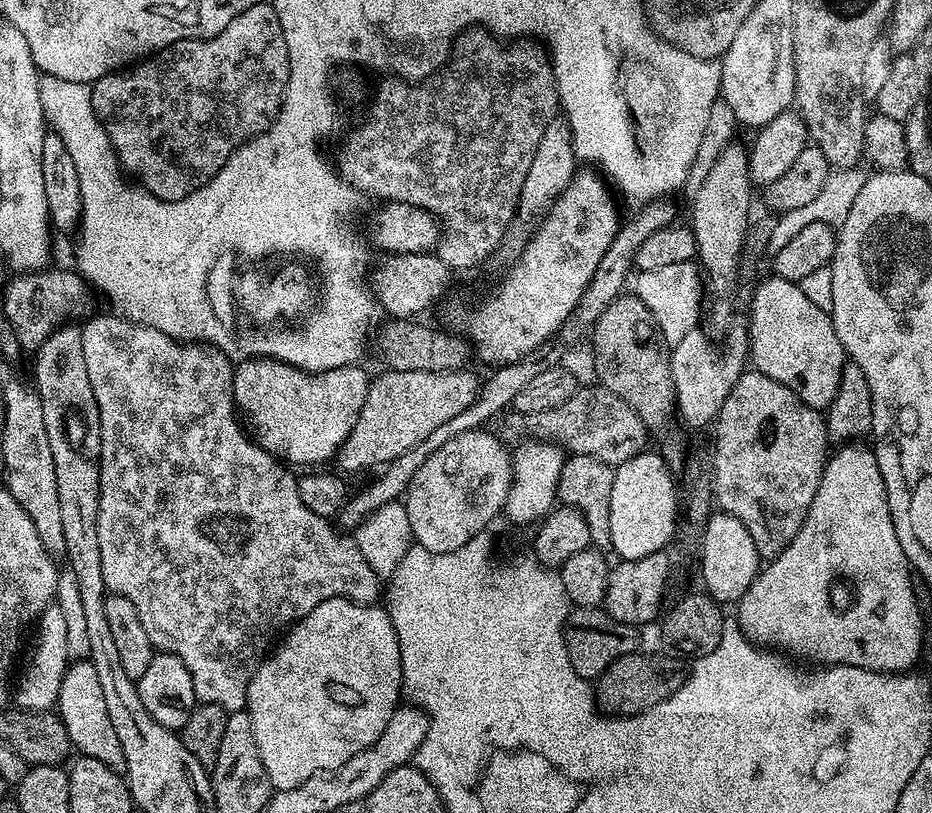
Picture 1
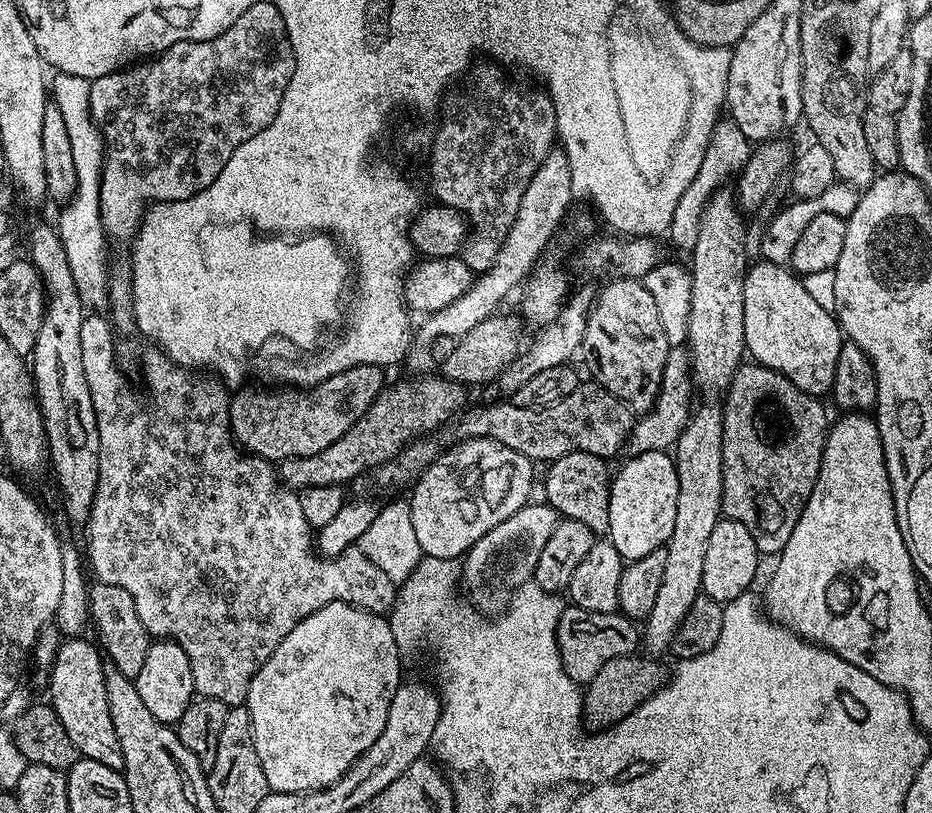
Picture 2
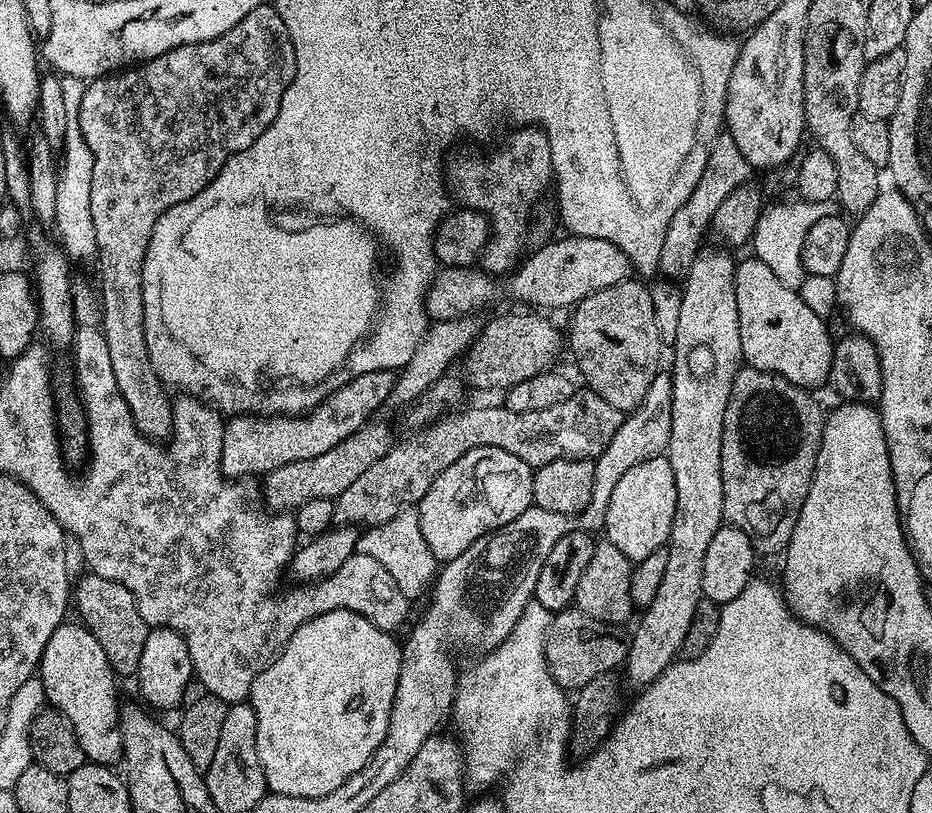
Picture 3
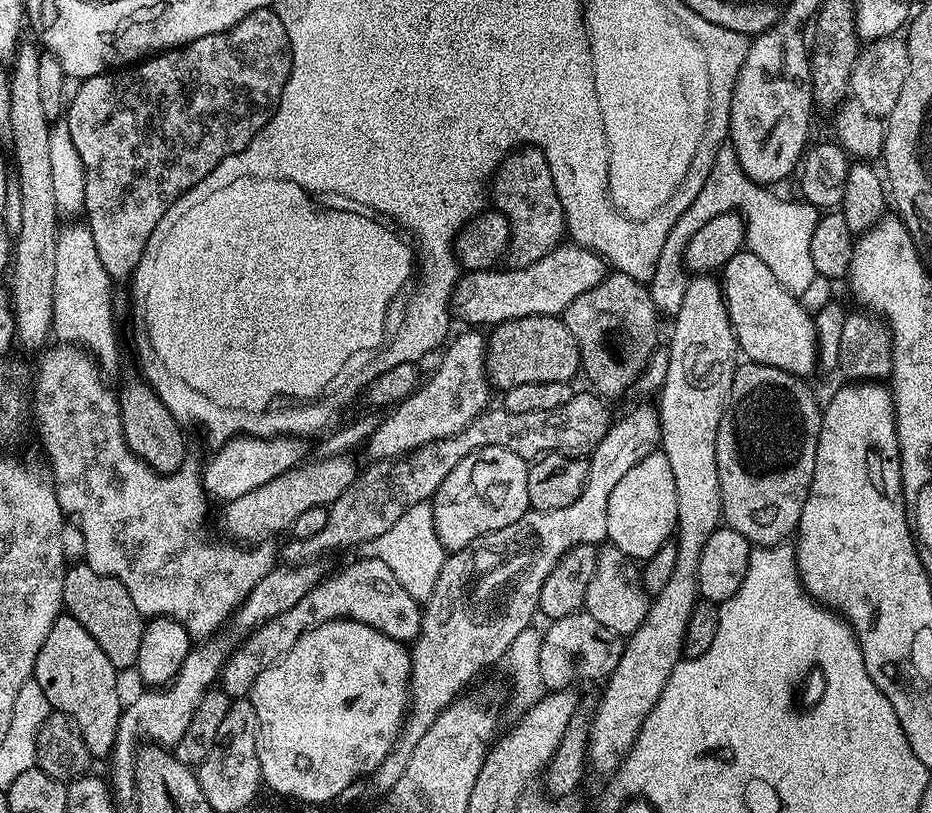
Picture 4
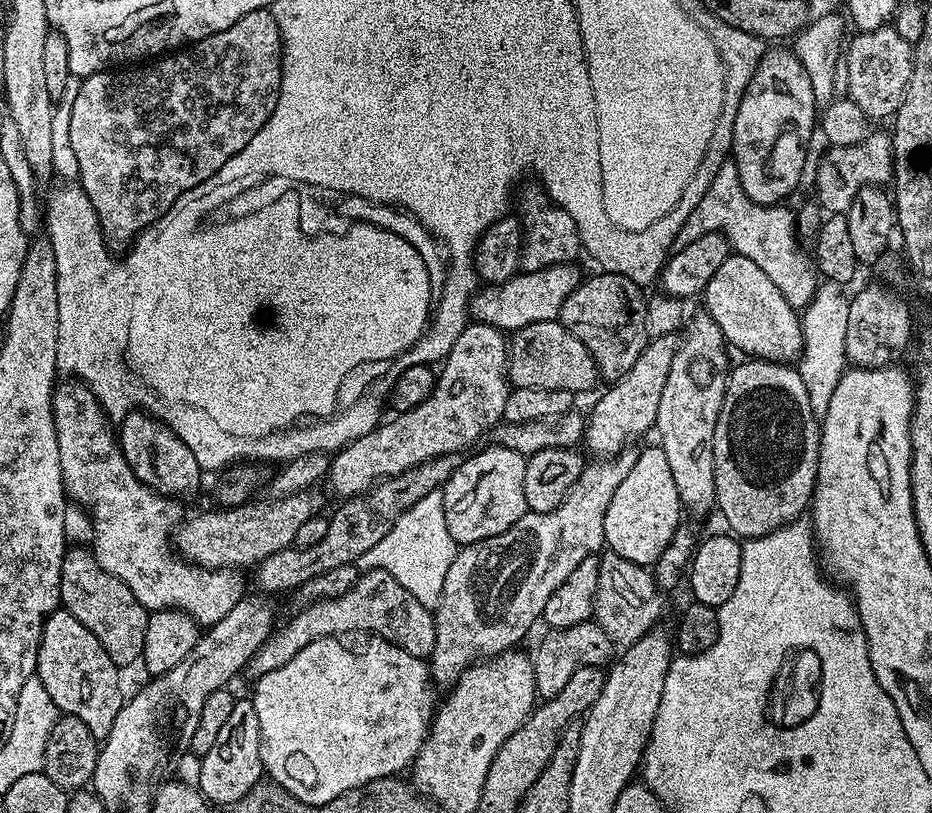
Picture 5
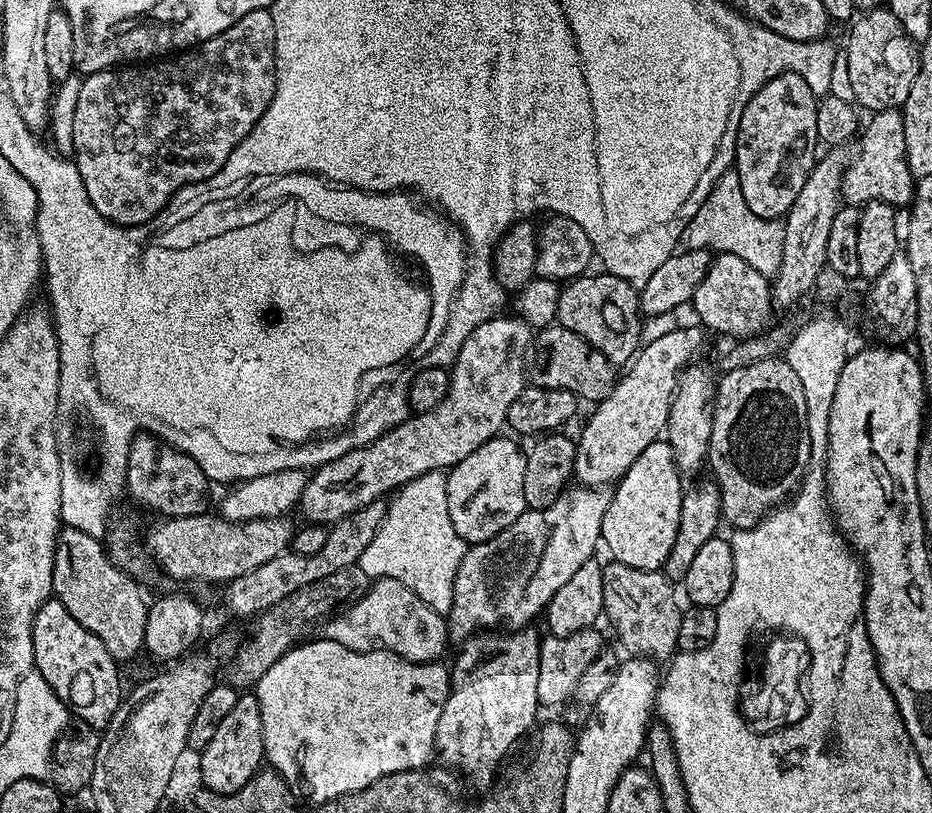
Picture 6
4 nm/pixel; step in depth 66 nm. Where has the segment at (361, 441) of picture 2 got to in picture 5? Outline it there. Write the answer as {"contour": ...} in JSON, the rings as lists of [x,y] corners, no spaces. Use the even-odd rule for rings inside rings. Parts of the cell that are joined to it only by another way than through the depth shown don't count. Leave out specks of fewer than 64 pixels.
{"contour":[[[318,491],[290,493],[276,499],[260,500],[257,504],[245,502],[236,508],[220,506],[217,512],[204,512],[189,520],[187,517],[174,533],[175,547],[183,559],[199,564],[201,568],[251,569],[270,554],[295,545],[298,526],[323,509],[320,507],[324,504],[324,496]]]}

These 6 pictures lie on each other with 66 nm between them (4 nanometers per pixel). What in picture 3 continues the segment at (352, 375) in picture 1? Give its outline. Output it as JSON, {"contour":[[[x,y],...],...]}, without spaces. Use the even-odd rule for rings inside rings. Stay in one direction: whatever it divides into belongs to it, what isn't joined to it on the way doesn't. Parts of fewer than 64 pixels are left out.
{"contour":[[[392,370],[358,374],[329,391],[325,400],[305,415],[233,415],[224,425],[221,472],[229,478],[260,478],[278,470],[278,466],[286,466],[286,462],[302,462],[306,458],[318,458],[318,454],[326,454],[326,450],[334,450],[338,442],[350,438],[350,434],[373,419],[376,408],[390,398],[397,377]]]}

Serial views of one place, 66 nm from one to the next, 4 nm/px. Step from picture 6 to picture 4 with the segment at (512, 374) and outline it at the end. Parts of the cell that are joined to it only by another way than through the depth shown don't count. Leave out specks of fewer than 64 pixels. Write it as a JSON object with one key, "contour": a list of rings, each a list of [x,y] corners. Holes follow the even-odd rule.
{"contour":[[[460,330],[447,341],[444,357],[432,377],[425,379],[410,398],[395,405],[383,417],[381,425],[366,441],[366,449],[373,461],[395,460],[418,450],[435,440],[457,436],[470,422],[478,419],[490,407],[490,385],[485,360],[488,341],[480,330]]]}

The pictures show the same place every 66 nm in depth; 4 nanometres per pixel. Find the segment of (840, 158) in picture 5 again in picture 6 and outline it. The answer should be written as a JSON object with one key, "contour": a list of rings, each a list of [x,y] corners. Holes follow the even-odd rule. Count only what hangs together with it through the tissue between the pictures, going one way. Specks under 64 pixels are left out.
{"contour":[[[891,108],[877,112],[868,125],[863,125],[860,145],[856,157],[847,161],[840,177],[839,197],[845,205],[863,206],[869,200],[881,200],[893,206],[911,205],[914,199],[912,179],[906,162],[906,142],[904,138],[904,113]]]}

